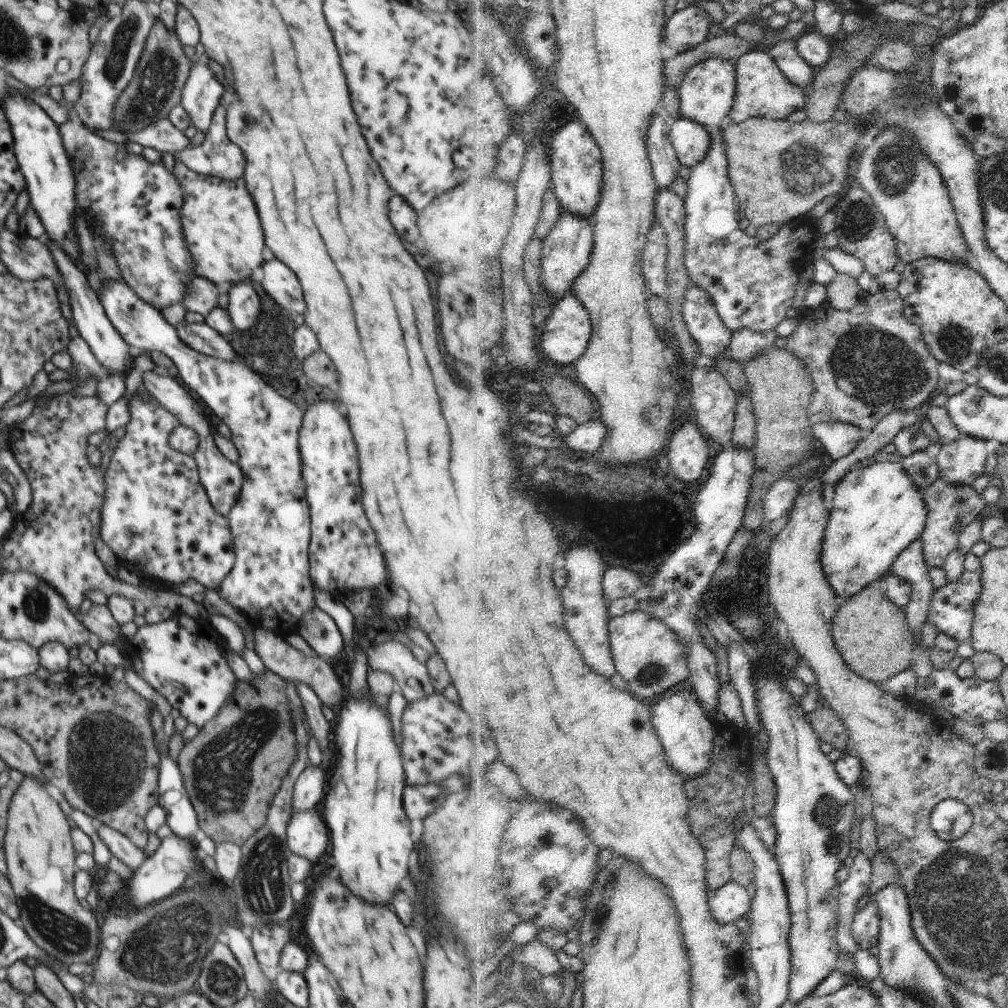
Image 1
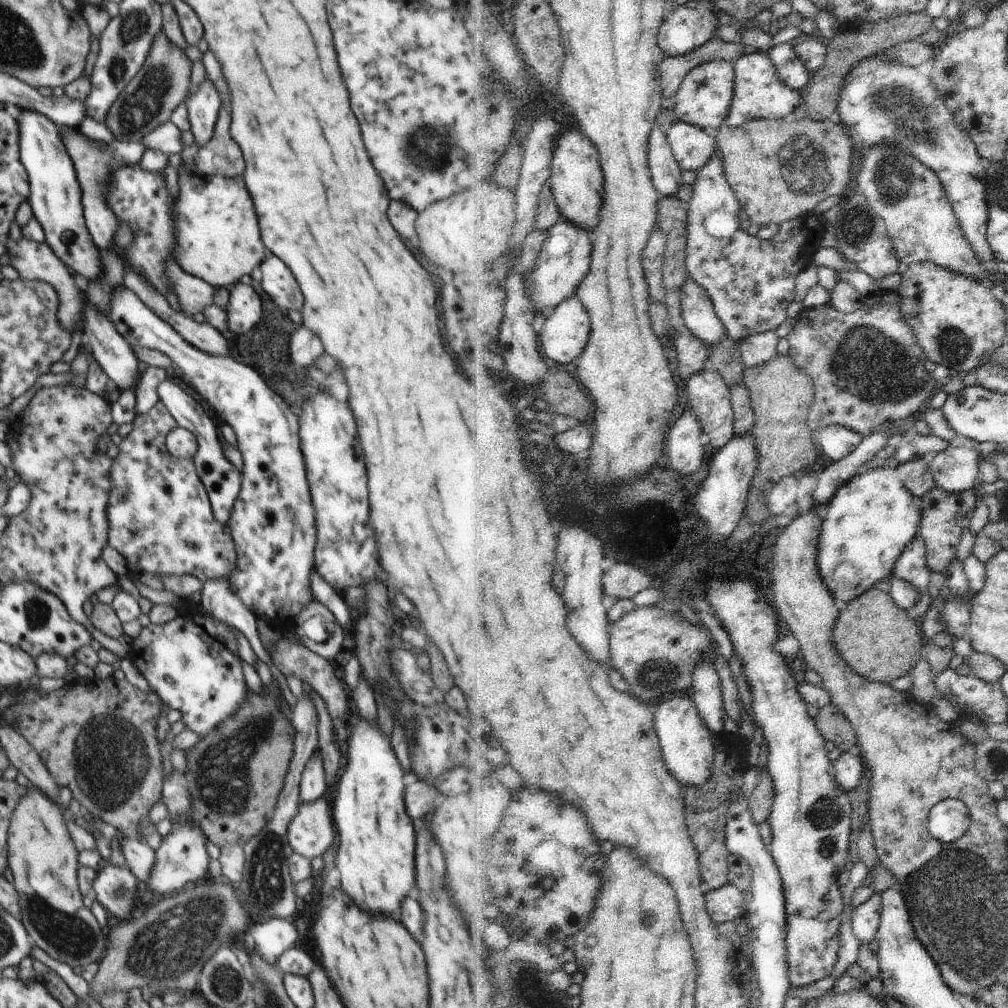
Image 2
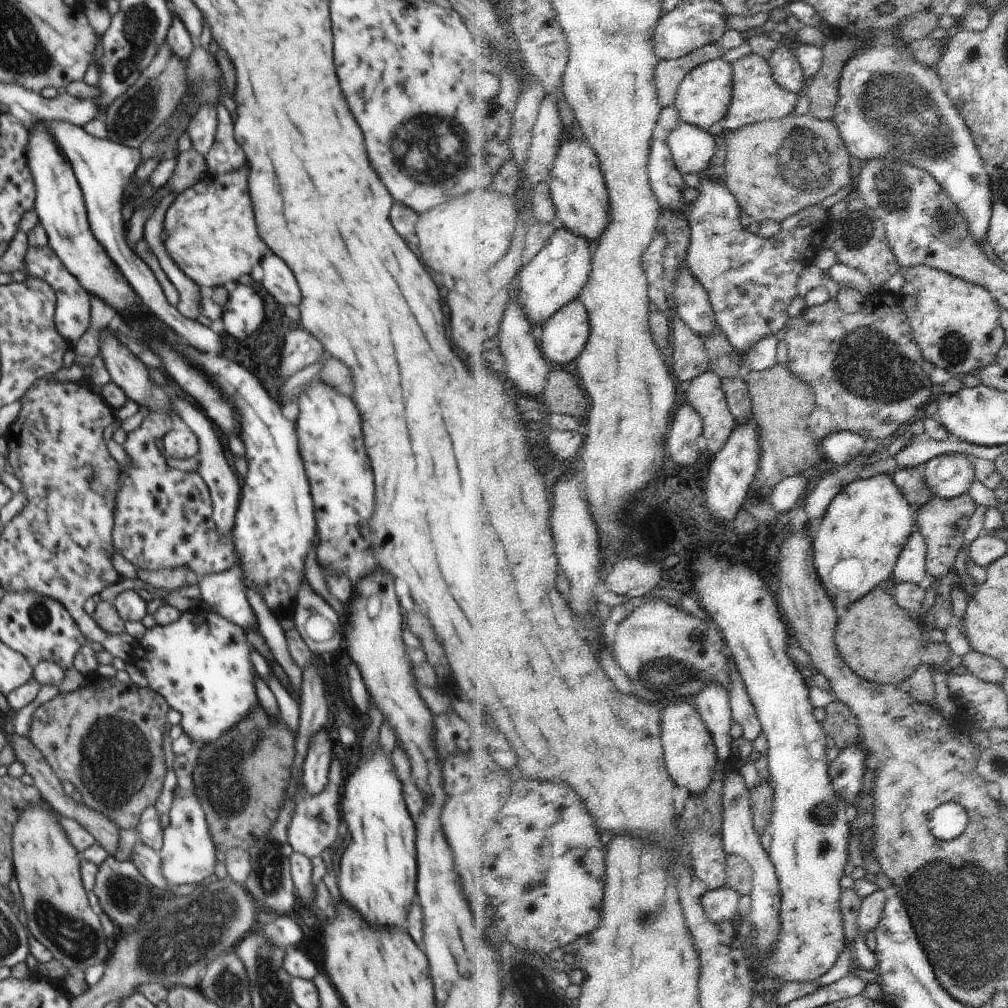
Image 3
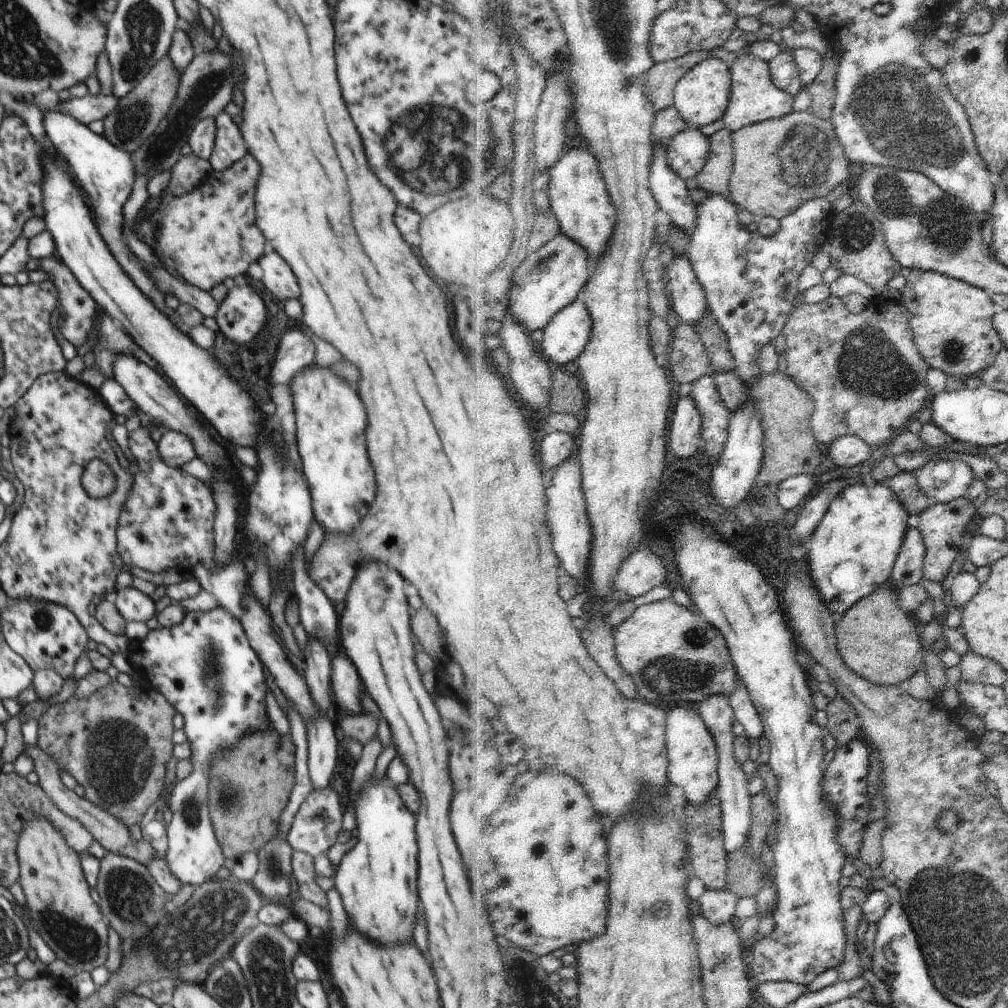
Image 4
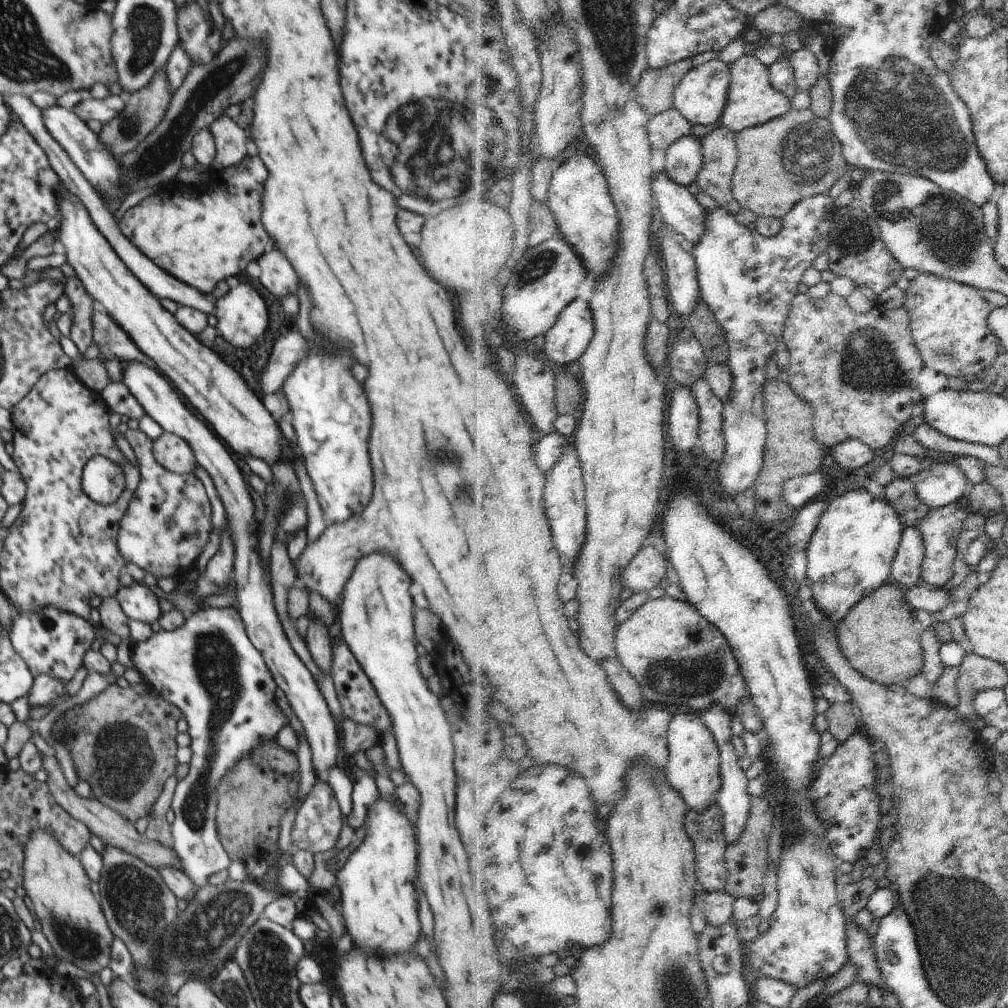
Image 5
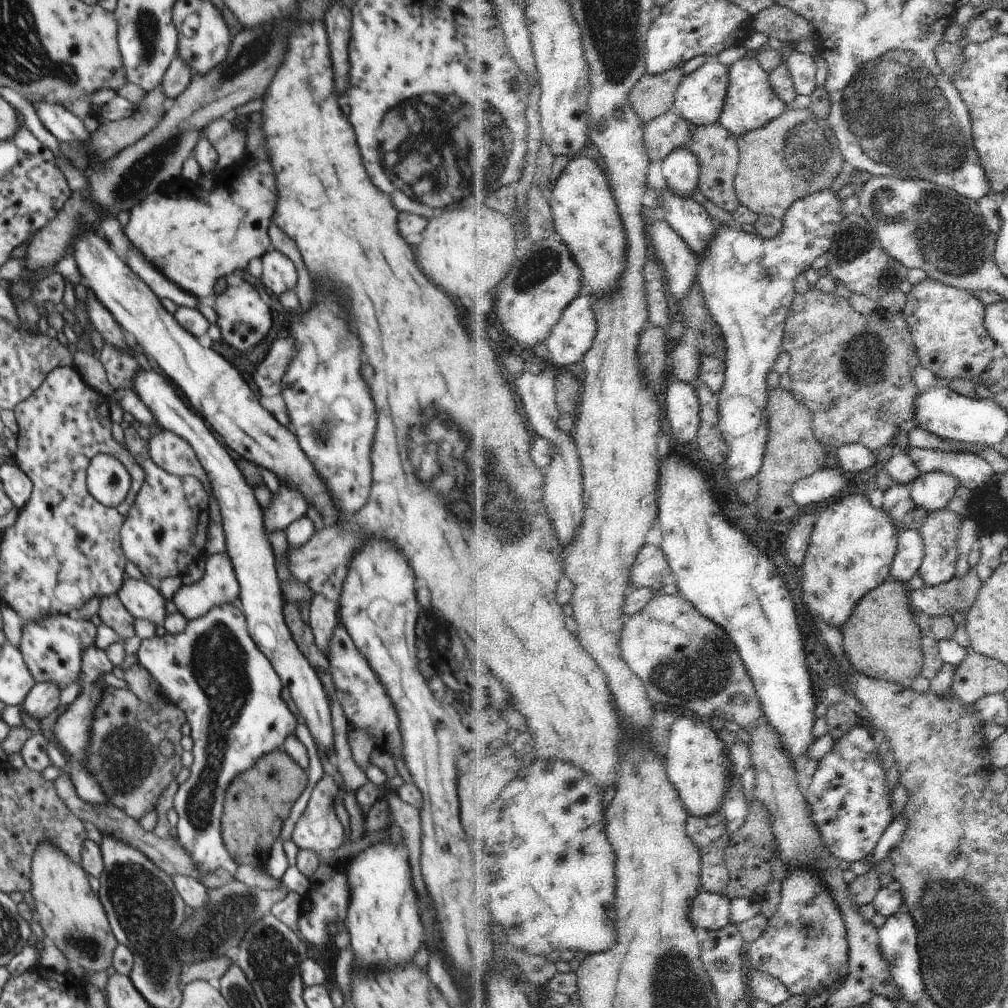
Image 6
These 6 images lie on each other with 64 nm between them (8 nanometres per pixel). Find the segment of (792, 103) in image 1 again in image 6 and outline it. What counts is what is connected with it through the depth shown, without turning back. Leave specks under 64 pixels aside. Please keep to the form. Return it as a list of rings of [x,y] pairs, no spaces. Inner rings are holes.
[[[744,57],[731,66],[731,88],[723,117],[719,120],[722,125],[728,127],[728,130],[743,137],[744,134],[764,128],[789,108],[790,105],[776,94],[775,87],[771,83],[770,72],[764,70],[764,66],[757,58]]]

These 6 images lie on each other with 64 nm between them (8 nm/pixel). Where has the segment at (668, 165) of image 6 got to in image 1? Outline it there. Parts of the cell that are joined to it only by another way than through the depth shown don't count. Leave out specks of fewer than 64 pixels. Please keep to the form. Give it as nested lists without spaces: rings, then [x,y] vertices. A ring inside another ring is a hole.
[[[688,118],[675,120],[673,123],[671,138],[679,160],[690,168],[700,165],[711,152],[713,136],[708,128]]]

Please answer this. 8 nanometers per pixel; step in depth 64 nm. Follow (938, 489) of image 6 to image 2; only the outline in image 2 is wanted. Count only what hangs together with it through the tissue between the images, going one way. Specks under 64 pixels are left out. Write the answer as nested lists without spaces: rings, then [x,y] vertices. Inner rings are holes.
[[[958,440],[944,451],[930,458],[929,471],[936,487],[948,493],[963,492],[974,488],[981,460],[986,459],[998,445],[994,442],[978,443]]]

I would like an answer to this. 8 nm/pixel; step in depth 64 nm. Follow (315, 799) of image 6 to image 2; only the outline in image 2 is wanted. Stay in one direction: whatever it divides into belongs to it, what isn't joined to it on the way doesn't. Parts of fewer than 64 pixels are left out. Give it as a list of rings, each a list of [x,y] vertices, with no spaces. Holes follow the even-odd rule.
[[[308,690],[307,696],[310,698],[314,710],[316,710],[317,747],[323,759],[323,768],[327,784],[332,786],[332,784],[336,784],[336,780],[338,780],[338,770],[340,770],[342,752],[336,748],[336,744],[334,744],[334,740],[332,740],[334,734],[332,734],[331,717],[322,697],[318,696],[314,691]],[[327,788],[327,794],[324,798],[312,803],[300,802],[297,814],[292,818],[287,829],[287,840],[293,853],[300,854],[312,860],[316,858],[316,856],[322,857],[326,849],[334,842],[336,830],[334,830],[334,824],[332,818],[330,818],[330,806],[328,806],[330,800],[328,800],[328,794],[330,794],[330,792],[328,792]]]

